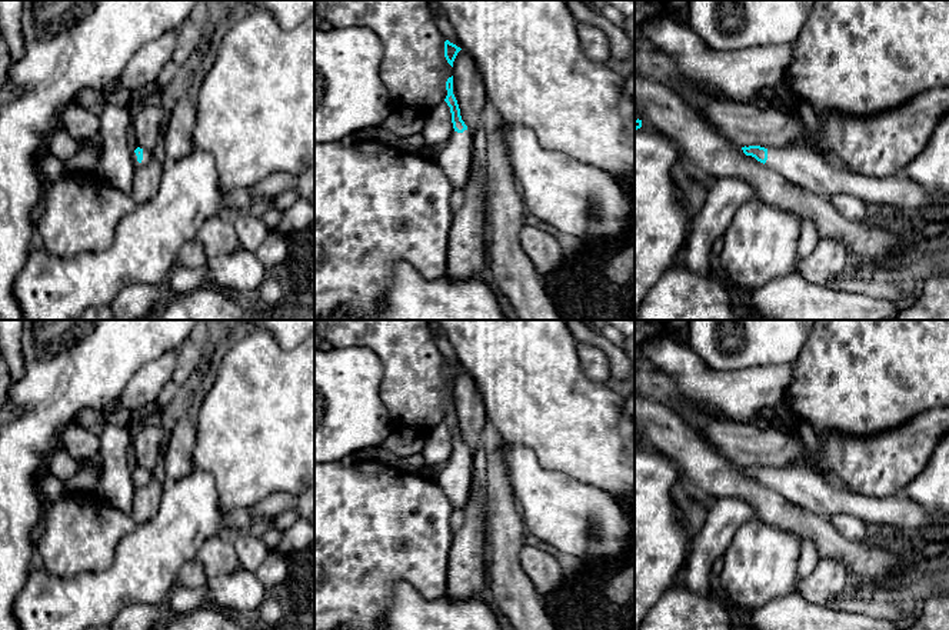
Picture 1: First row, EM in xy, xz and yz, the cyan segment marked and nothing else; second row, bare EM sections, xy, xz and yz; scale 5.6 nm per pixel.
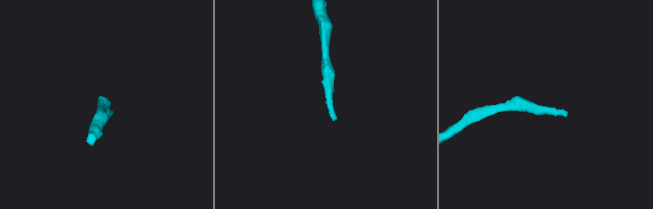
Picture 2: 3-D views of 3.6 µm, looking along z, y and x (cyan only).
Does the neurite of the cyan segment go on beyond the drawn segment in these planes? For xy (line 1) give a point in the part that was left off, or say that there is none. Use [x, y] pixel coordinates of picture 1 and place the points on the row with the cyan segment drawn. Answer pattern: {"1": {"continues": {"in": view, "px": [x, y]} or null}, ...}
{"1": {"continues": {"in": "xy", "px": [147, 156]}}}

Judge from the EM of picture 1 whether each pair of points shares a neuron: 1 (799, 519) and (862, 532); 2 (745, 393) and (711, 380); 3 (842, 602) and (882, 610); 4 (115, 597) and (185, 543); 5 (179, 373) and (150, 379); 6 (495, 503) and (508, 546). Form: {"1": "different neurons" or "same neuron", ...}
{"1": "different neurons", "2": "same neuron", "3": "same neuron", "4": "same neuron", "5": "different neurons", "6": "same neuron"}

